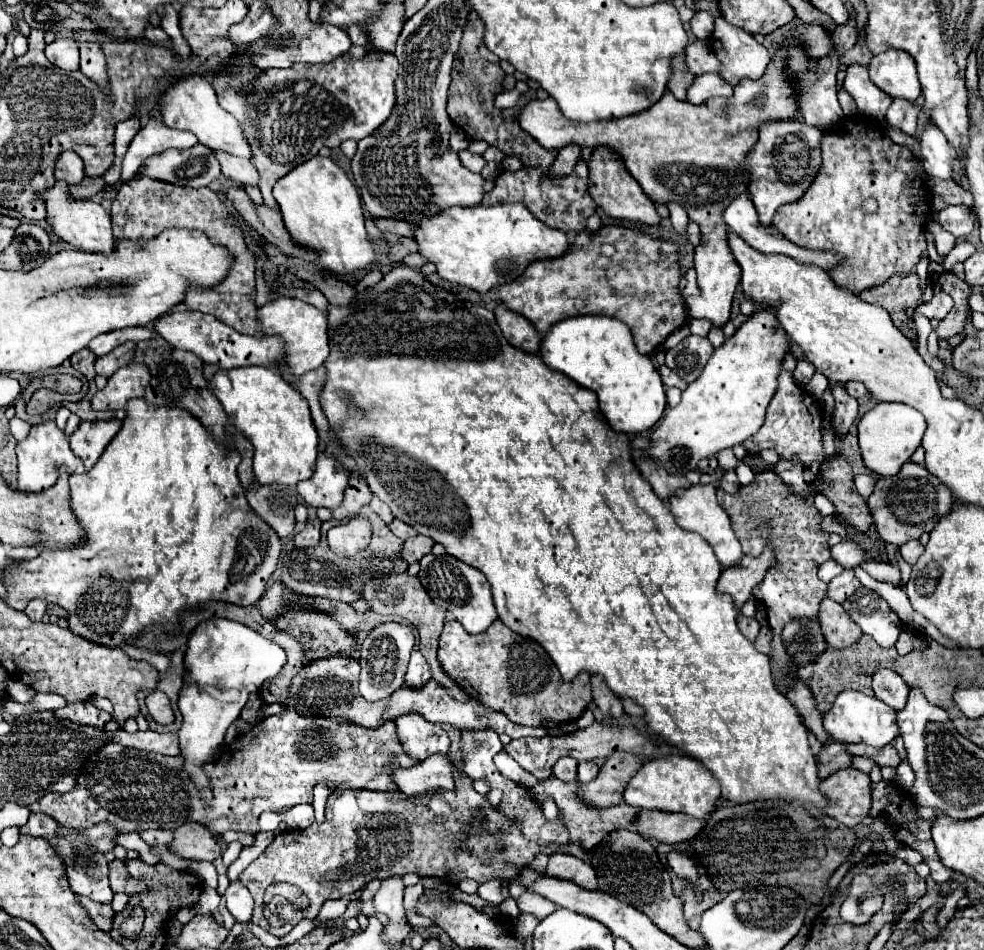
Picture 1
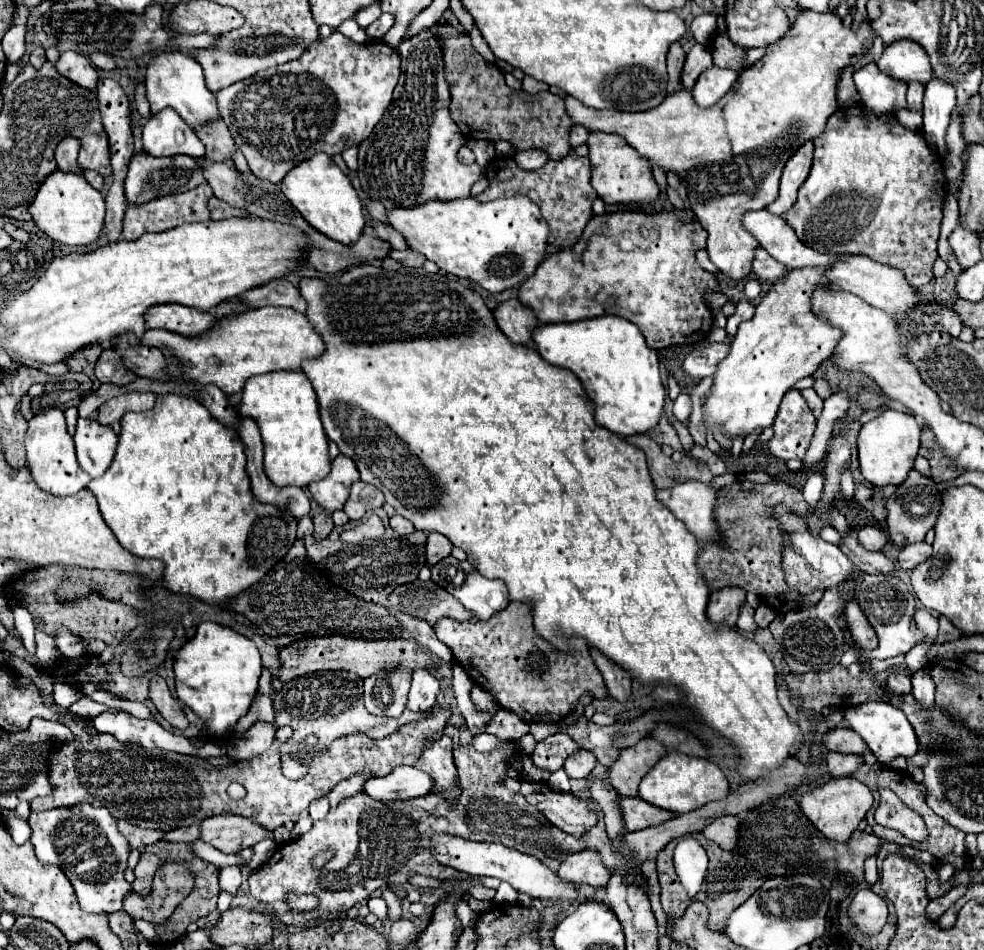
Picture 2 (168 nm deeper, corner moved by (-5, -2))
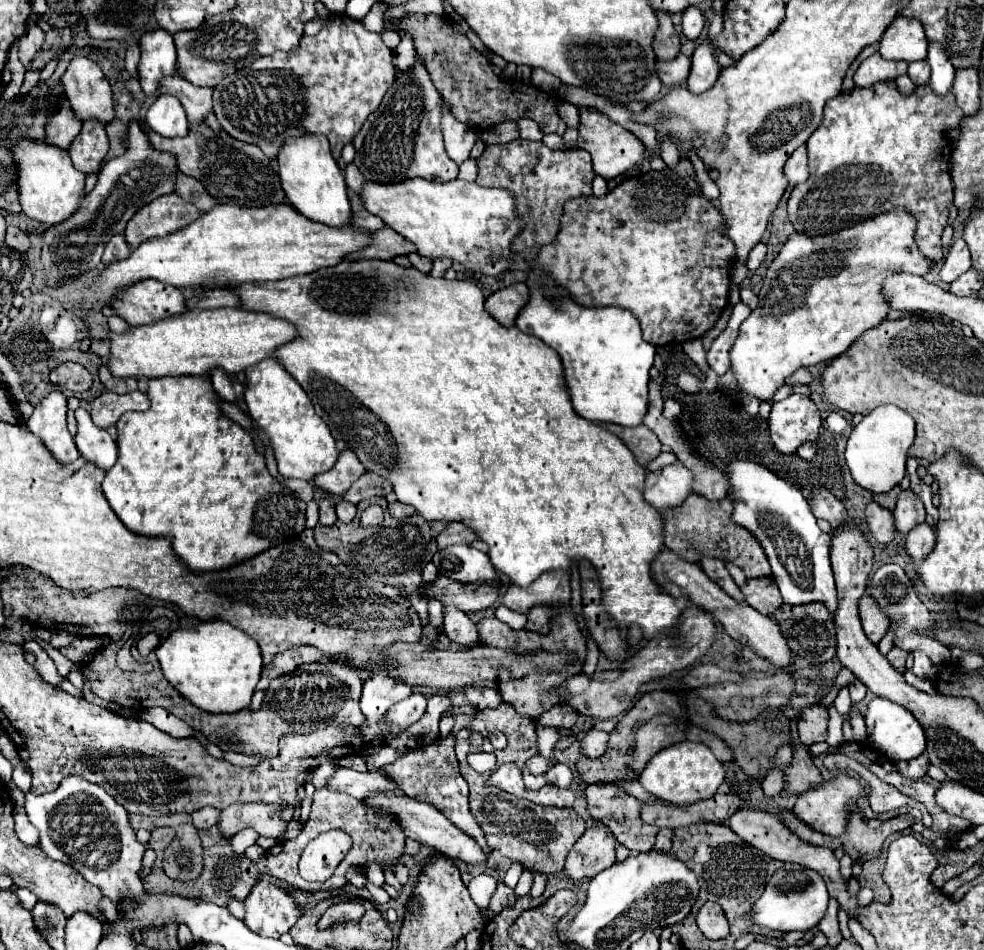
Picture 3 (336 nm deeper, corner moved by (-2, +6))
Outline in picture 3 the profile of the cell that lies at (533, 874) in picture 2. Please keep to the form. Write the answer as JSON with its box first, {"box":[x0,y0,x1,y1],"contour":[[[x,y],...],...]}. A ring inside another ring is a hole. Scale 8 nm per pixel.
{"box":[364,795,492,865],"contour":[[[372,795],[372,799],[366,799],[364,803],[372,803],[372,807],[392,807],[396,815],[400,815],[400,825],[404,827],[406,837],[418,841],[420,845],[430,847],[432,851],[452,859],[452,861],[464,861],[466,865],[480,865],[486,863],[492,857],[492,851],[480,849],[474,837],[462,833],[458,827],[454,827],[438,809],[428,807],[428,803],[420,803],[414,799],[408,799],[408,795]]]}

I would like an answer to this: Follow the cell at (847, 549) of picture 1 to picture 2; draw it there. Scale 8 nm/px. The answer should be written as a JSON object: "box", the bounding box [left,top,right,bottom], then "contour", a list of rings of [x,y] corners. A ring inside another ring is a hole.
{"box":[859,525,889,551],"contour":[[[865,525],[863,529],[859,529],[859,541],[865,549],[869,551],[881,551],[881,547],[889,541],[887,533],[881,531],[879,527],[875,525]]]}

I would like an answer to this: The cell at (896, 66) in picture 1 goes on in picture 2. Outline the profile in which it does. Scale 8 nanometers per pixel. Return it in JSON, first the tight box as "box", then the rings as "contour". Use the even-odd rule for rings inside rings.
{"box":[877,39,933,83],"contour":[[[911,39],[905,41],[895,41],[885,47],[881,59],[877,61],[877,67],[903,81],[921,81],[927,83],[933,75],[931,63],[927,59],[927,53],[919,43],[913,43]]]}

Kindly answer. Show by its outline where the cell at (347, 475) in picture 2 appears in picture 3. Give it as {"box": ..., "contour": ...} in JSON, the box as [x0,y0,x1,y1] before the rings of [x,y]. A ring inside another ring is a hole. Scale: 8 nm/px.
{"box":[314,449,364,495],"contour":[[[344,449],[340,455],[338,455],[338,461],[334,463],[334,467],[326,473],[320,473],[314,477],[314,483],[332,493],[332,495],[344,495],[348,491],[348,487],[364,473],[364,465],[358,461],[358,457]]]}

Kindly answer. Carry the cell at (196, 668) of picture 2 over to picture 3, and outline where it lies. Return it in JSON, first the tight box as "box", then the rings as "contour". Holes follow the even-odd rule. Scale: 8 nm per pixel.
{"box":[156,621,262,713],"contour":[[[208,621],[194,629],[170,633],[156,649],[164,677],[198,709],[210,713],[234,713],[250,705],[262,673],[258,643],[226,621]]]}

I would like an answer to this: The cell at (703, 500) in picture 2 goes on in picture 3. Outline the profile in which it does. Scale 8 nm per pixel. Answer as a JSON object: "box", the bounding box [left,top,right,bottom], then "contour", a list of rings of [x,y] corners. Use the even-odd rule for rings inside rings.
{"box":[644,461,694,509],"contour":[[[680,461],[646,475],[644,499],[656,509],[676,509],[692,493],[694,475]]]}

